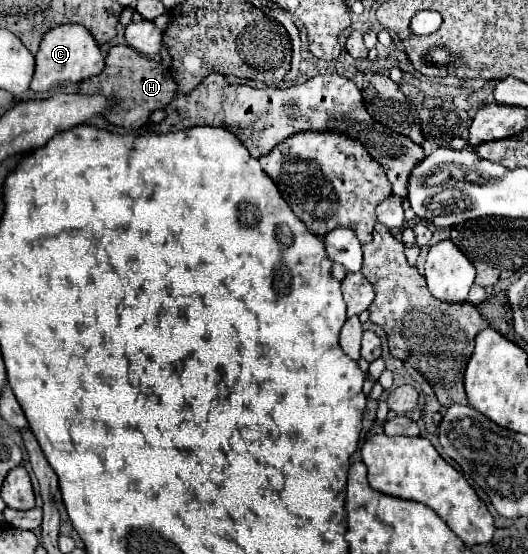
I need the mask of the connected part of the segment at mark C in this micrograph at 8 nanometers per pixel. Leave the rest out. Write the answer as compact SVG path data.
M60 25L50 29L40 41L40 49L36 53L36 71L30 89L40 93L58 87L62 83L78 83L82 79L102 73L102 69L104 69L104 57L94 37L80 25Z

